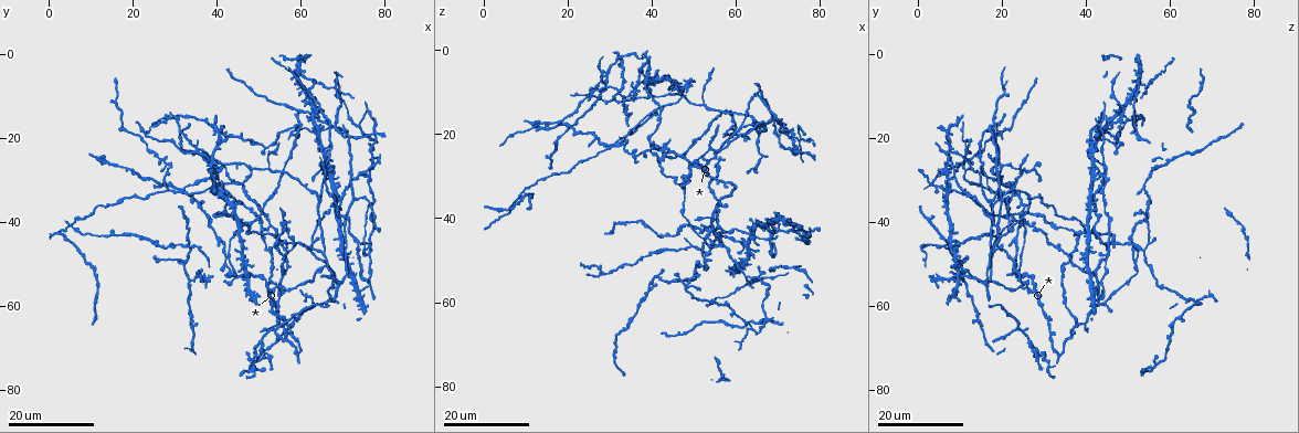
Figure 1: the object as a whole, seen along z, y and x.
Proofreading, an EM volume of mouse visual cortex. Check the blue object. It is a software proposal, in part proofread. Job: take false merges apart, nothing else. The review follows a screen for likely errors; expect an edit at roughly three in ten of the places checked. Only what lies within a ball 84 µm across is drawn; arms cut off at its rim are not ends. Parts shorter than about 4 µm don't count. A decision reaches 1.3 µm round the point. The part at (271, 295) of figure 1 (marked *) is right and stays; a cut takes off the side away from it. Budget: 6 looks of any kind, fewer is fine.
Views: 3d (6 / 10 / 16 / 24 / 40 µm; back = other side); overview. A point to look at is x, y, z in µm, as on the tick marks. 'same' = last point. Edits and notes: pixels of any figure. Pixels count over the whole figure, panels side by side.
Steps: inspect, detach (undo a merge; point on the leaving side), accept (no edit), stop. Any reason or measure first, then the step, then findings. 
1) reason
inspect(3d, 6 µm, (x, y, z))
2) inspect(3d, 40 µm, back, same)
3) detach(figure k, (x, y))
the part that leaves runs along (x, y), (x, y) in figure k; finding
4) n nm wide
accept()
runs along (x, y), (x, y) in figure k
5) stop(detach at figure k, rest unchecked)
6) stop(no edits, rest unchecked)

two arms at a narrow angle
inspect(3d, 24 µm, (47.5, 27.0, 11.0))

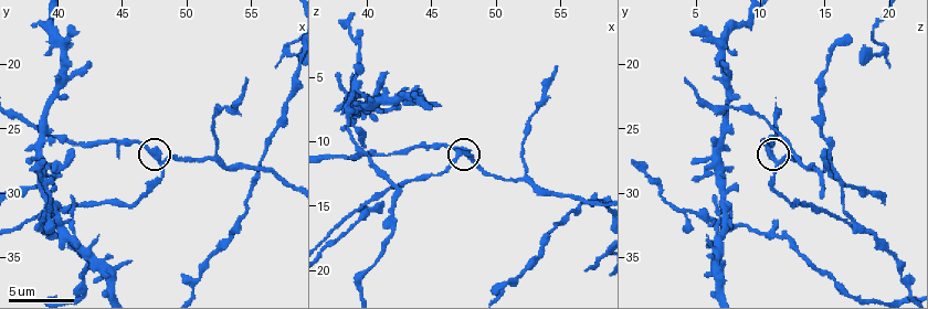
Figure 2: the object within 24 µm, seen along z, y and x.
inspect(3d, 10 µm, (47.8, 27.4, 11.4))

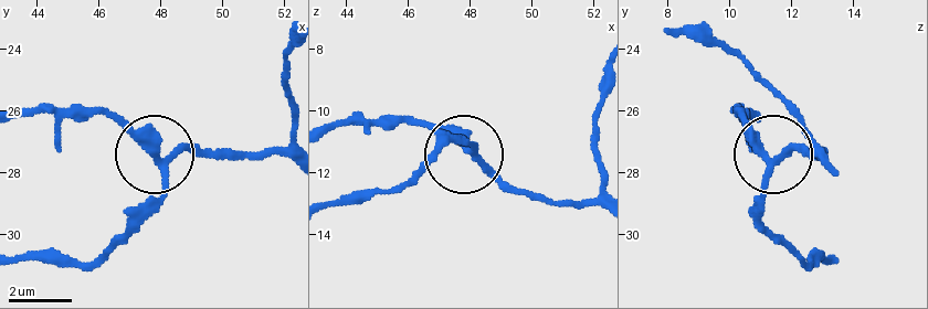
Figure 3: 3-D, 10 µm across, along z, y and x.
4 arms
accept()
runs along (331, 205), (394, 187), (450, 142), (474, 142), (526, 194) in figure 3; continuous, no second neuron

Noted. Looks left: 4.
side arm on a straight run
inspect(3d, 16 µm, (58.0, 19.4, 19.2))

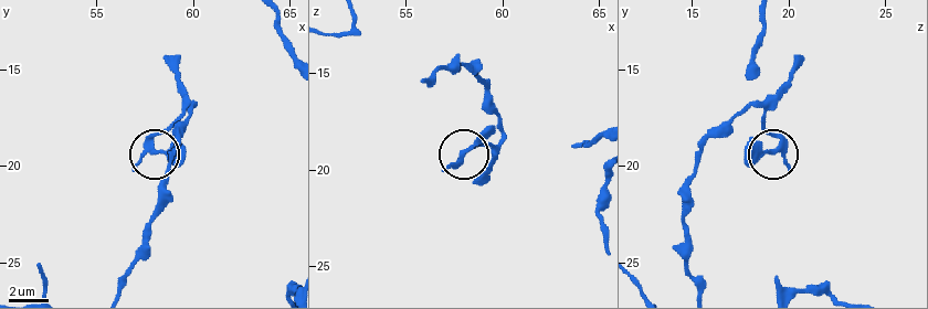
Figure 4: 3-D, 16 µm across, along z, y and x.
from behind
inspect(3d, 16 µm, back, (57.9, 19.3, 19.2))

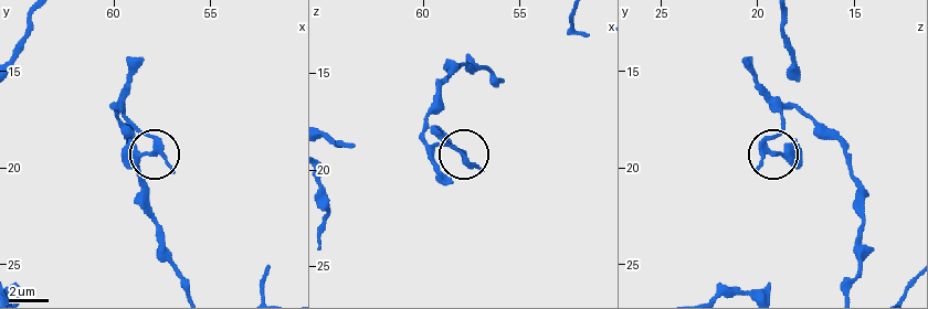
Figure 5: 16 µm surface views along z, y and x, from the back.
3 arms
accept()
one neuron here

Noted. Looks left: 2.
three arms meet
inspect(3d, 16 µm, (72.5, 34.5, 20.5))

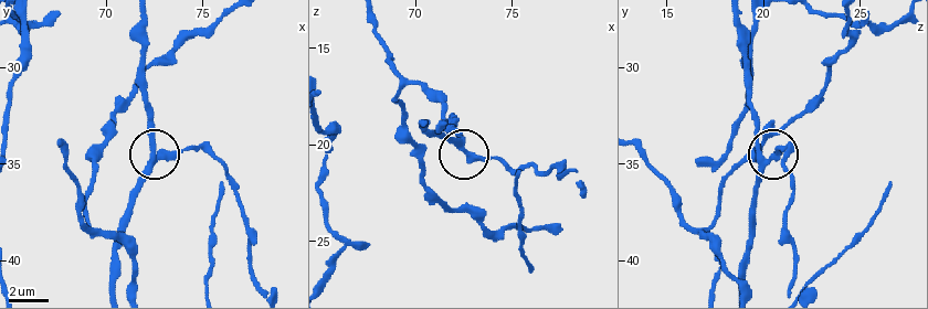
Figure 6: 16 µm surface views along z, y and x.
inspect(3d, 10 µm, (72.7, 34.6, 20.2))

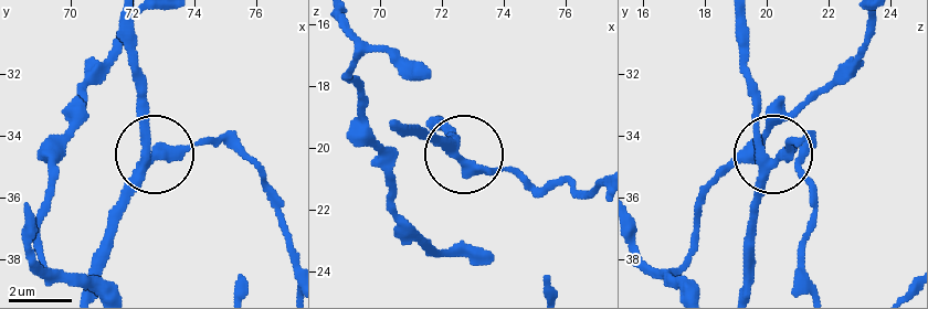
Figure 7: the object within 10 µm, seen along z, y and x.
accept()
runs along (400, 124), (417, 139), (447, 141), (480, 166), (548, 187) in figure 7; continuous, no second neuron

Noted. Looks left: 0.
stop(no edits, rest unchecked)

